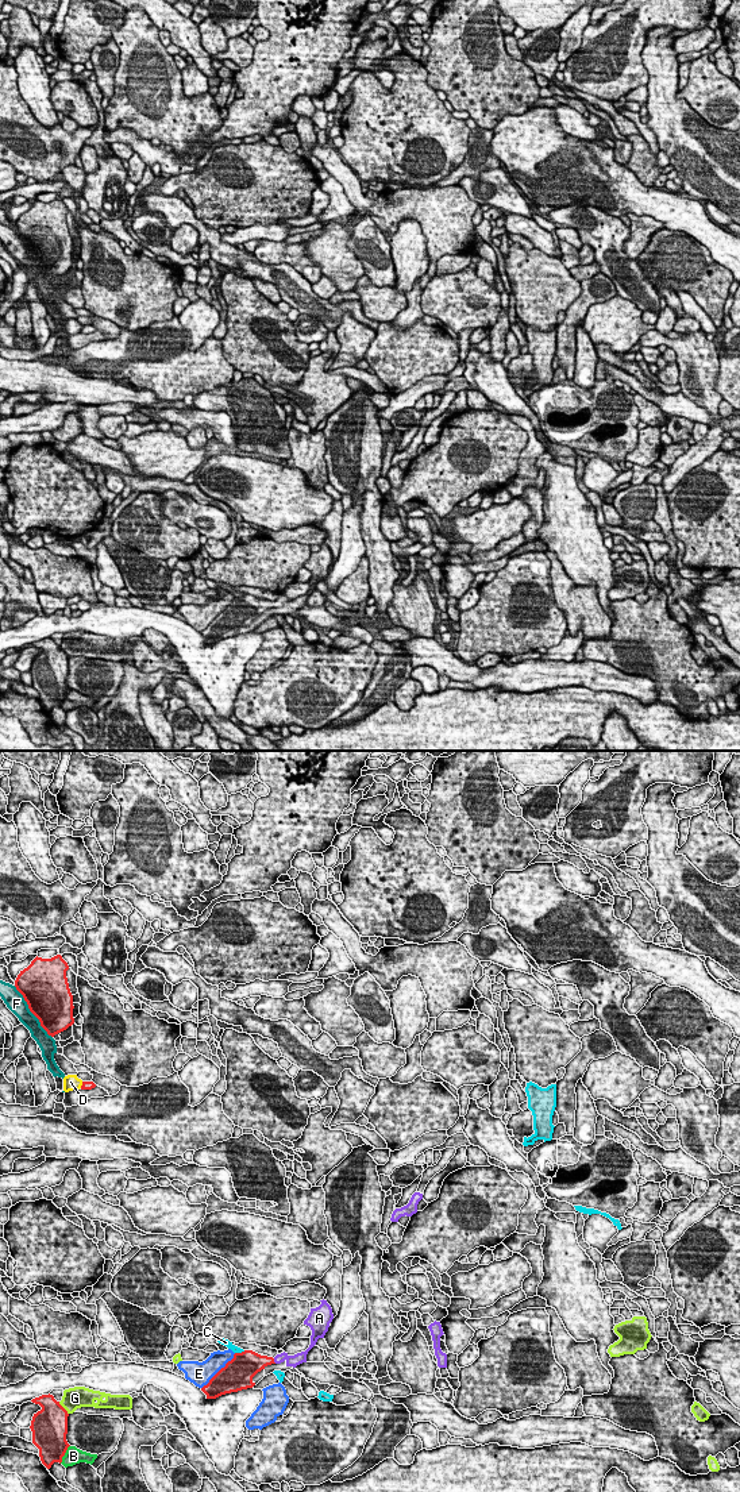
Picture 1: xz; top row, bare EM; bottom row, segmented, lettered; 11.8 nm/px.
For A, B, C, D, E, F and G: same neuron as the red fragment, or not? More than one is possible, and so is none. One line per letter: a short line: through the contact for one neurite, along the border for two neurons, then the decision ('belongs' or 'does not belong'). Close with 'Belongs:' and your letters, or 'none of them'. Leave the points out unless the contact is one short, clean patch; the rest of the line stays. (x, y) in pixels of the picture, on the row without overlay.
A: line xz (253, 606), (273, 605), (293, 605); belongs
B: does not belong
C: line xz (245, 594), (235, 597); does not belong
D: does not belong
E: does not belong
F: does not belong
G: does not belong
Belongs: A

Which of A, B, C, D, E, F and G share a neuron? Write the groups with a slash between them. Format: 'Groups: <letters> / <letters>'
Groups: A / B / C / D / E / F / G

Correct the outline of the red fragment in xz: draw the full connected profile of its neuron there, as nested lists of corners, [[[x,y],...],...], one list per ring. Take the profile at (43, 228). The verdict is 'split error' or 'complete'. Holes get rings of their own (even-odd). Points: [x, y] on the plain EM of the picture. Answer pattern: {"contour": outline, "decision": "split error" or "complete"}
{"contour": [[[61,198],[51,203],[36,200],[15,224],[15,231],[23,239],[30,255],[51,281],[74,267],[68,213],[69,209]]], "decision": "complete"}

